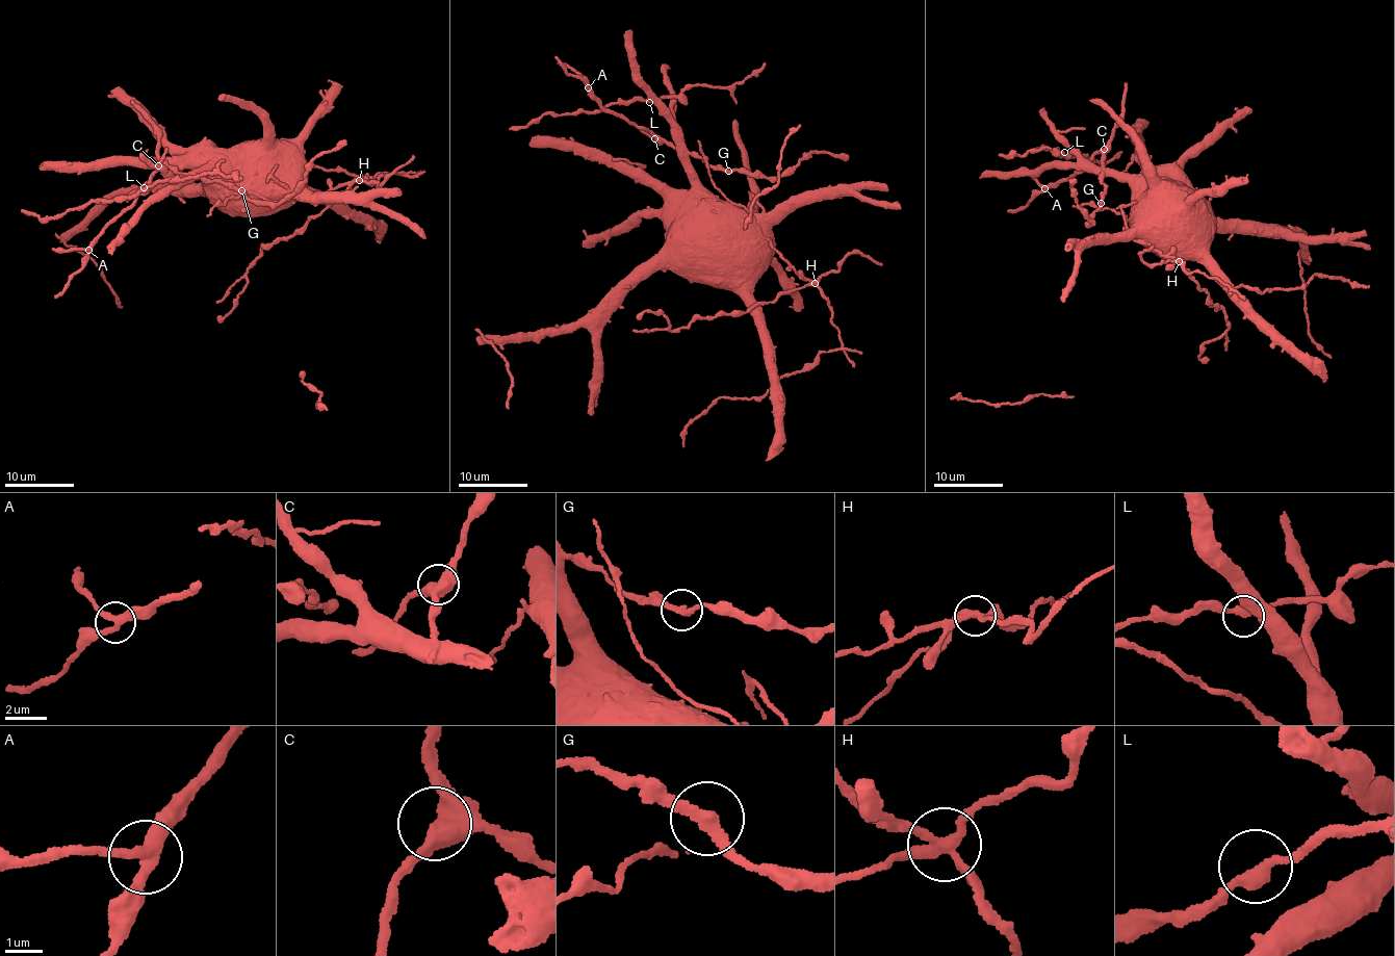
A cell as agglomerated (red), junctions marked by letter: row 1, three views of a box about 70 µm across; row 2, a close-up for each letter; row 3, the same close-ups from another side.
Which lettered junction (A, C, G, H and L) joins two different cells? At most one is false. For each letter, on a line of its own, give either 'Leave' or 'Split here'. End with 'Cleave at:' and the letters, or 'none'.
A: Leave
C: Leave
G: Leave
H: Split here
L: Leave
Cleave at: H

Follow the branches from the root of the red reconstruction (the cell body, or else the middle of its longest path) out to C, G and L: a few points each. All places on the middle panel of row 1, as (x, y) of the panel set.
C: (686, 205), (693, 190), (692, 166), (664, 139), (654, 138)
G: (686, 205), (693, 190), (690, 154), (728, 171)
L: (686, 205), (693, 190), (693, 172), (681, 130), (654, 100), (649, 102)

